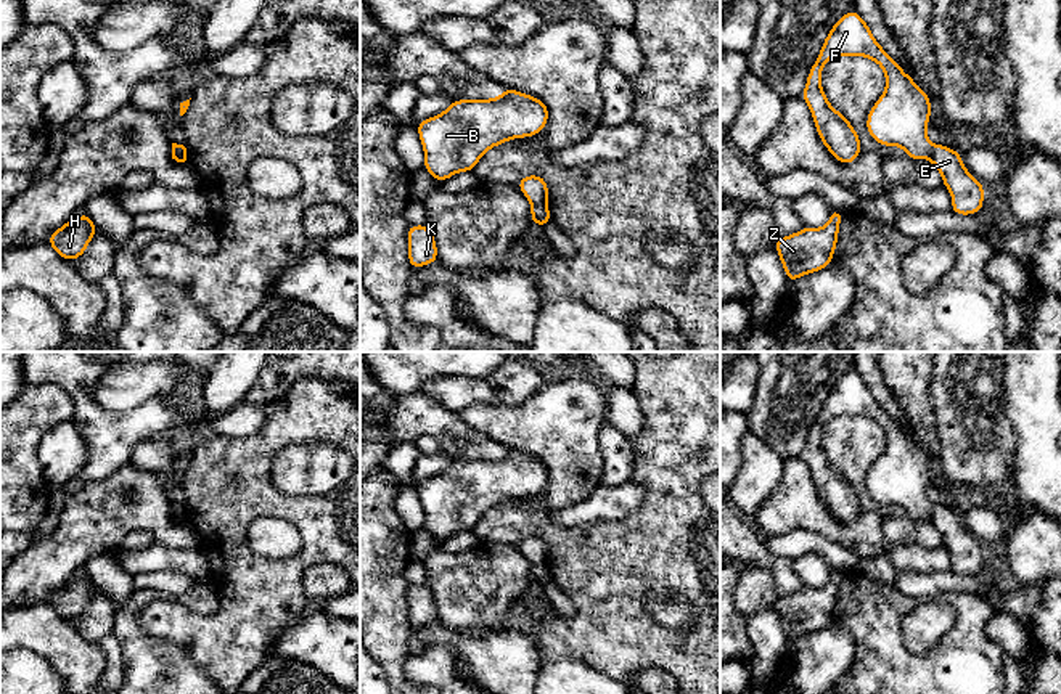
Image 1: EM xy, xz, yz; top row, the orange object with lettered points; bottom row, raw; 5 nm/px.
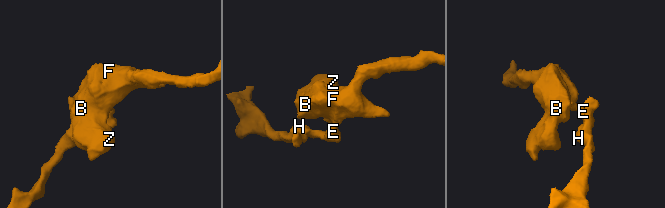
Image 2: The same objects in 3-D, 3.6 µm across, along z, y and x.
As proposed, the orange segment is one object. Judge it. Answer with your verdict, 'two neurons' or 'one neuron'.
two neurons

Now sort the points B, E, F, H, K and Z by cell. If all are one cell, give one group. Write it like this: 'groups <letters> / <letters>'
groups B F Z / E H K

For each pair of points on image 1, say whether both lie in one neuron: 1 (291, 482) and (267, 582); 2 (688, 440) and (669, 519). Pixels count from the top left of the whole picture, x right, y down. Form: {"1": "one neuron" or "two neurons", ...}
{"1": "two neurons", "2": "one neuron"}

